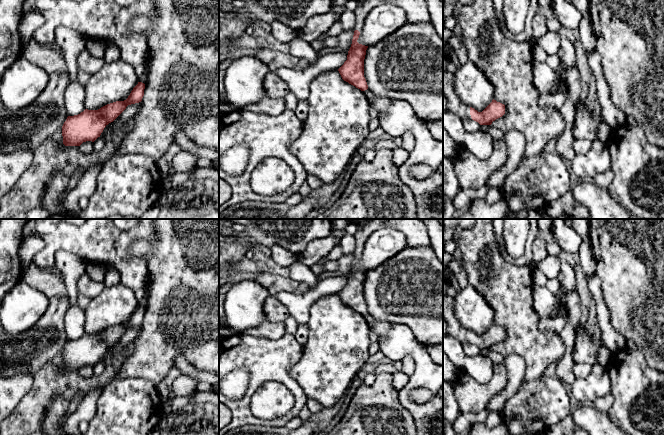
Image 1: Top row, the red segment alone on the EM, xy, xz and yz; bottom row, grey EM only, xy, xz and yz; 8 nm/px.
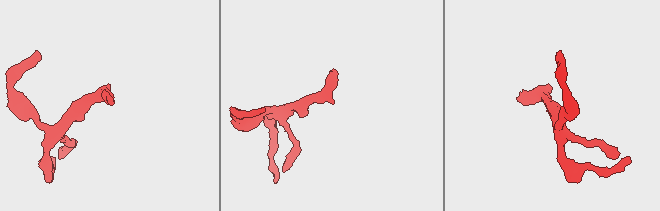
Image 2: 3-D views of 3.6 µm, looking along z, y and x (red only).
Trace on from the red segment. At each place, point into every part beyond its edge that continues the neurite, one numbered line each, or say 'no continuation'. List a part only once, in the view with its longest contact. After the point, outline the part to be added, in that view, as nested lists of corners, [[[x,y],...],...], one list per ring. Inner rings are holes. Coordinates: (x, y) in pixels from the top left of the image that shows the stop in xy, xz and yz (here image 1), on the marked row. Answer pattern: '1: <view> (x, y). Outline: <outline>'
1: yz (454, 104). Outline: [[[449,44],[443,45],[443,96],[447,100],[447,109],[462,121],[472,119],[470,107],[465,105],[454,90],[454,75],[457,70],[453,61],[453,51]]]

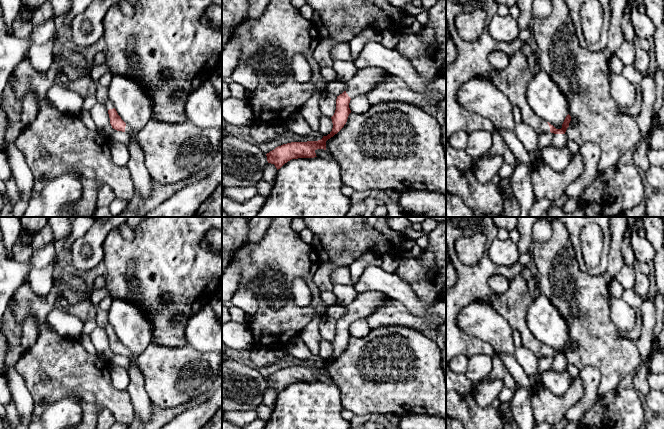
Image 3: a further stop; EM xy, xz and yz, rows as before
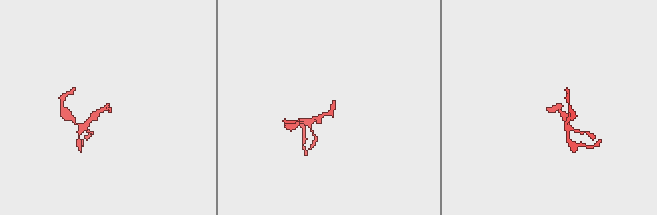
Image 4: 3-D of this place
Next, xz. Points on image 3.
1: xz (365, 79). Outline: [[[379,67],[360,68],[350,80],[344,82],[345,91],[353,99],[358,95],[366,94],[389,75],[387,71]]]

